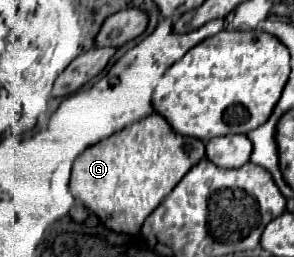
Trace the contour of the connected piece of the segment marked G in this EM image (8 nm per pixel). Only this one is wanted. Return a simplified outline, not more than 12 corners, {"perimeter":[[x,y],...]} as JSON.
{"perimeter":[[160,114],[86,148],[70,192],[136,234],[204,158]]}

